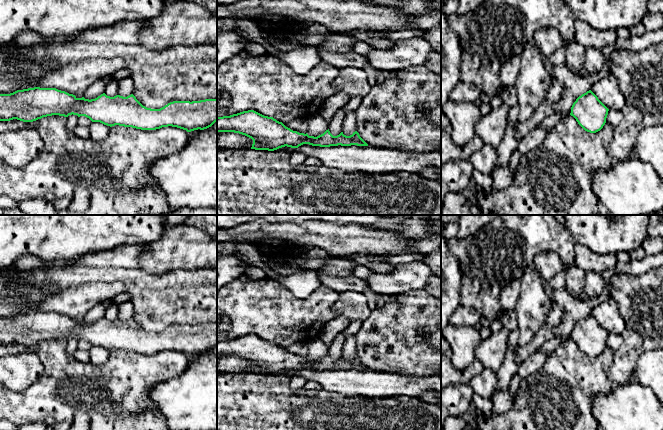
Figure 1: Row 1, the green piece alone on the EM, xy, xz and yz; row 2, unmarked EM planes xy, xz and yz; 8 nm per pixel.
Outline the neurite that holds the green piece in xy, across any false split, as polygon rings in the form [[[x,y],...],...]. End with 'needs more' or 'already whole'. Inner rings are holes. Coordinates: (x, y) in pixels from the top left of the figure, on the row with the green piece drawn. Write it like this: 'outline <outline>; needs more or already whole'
outline [[[28,88],[17,90],[10,94],[0,94],[0,121],[17,119],[23,122],[33,122],[43,117],[59,115],[85,116],[92,122],[100,122],[107,126],[124,126],[141,130],[156,130],[162,127],[177,127],[187,132],[204,130],[217,121],[217,99],[200,101],[173,101],[160,109],[151,109],[143,106],[131,94],[127,97],[116,95],[114,97],[101,94],[95,99],[77,98],[73,94],[56,88]]]; already whole

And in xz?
outline [[[254,110],[230,116],[217,117],[217,132],[234,132],[253,140],[251,149],[274,151],[282,147],[298,148],[303,144],[312,146],[368,146],[357,131],[346,136],[341,132],[333,136],[329,129],[314,137],[286,127],[273,117],[264,116]]]; already whole

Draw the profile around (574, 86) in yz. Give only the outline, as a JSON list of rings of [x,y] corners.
[[[608,59],[599,72],[586,77],[574,75],[566,65],[553,66],[553,69],[555,77],[564,85],[561,98],[554,104],[554,113],[570,115],[576,99],[591,90],[595,82],[611,73],[611,64]]]

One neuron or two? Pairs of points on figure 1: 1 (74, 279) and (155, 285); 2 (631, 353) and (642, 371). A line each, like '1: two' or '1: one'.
1: one
2: two

